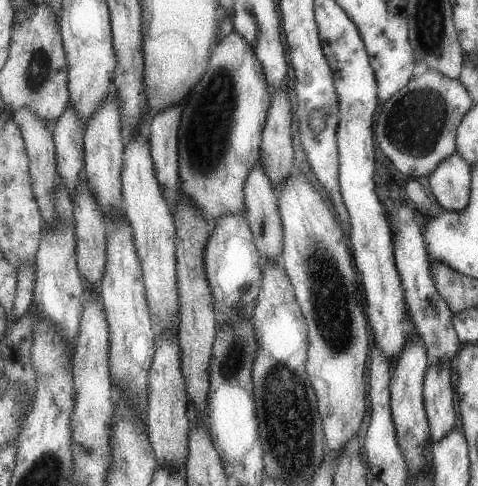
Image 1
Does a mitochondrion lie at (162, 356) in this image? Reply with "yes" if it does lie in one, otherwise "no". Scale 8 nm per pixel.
no

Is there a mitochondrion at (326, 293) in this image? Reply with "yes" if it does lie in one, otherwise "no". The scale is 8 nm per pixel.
yes

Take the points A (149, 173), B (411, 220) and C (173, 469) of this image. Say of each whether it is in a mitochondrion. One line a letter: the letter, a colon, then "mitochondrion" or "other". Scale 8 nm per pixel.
A: other
B: other
C: other

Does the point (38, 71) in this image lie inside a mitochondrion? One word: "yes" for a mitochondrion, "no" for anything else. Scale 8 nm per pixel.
yes

